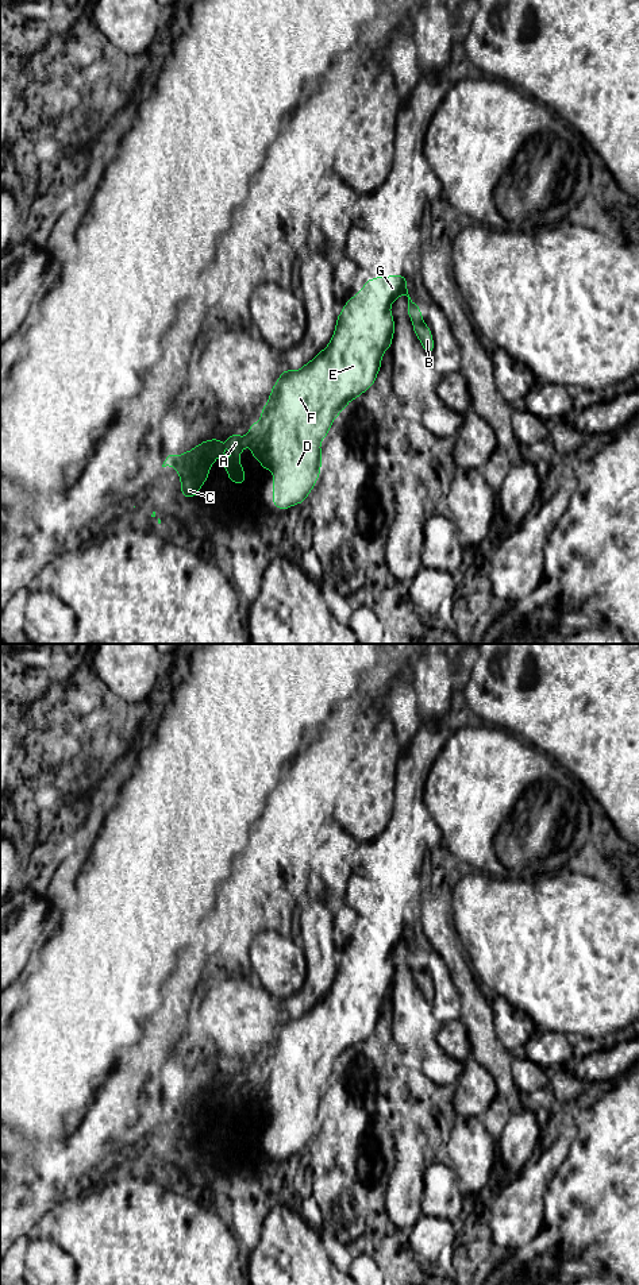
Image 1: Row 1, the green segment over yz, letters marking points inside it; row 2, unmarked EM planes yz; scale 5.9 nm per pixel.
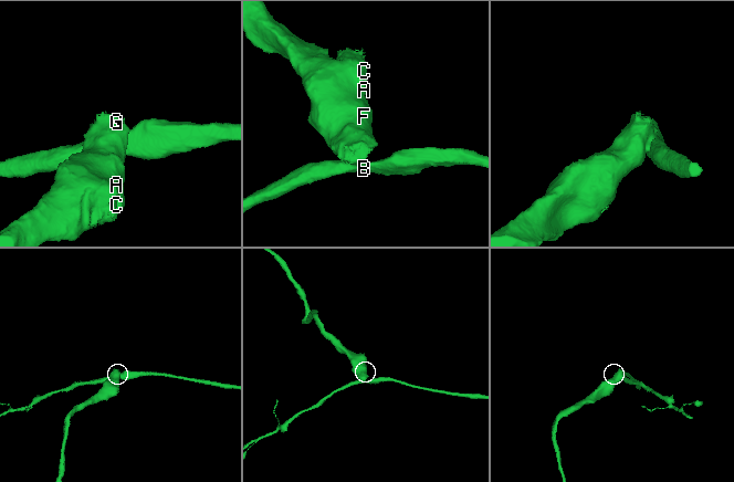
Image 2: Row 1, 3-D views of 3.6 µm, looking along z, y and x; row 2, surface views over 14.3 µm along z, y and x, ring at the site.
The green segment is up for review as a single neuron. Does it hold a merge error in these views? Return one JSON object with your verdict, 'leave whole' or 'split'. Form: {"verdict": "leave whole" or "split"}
{"verdict": "split"}

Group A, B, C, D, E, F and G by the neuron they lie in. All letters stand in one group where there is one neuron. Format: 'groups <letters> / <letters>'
groups A C D E F G / B

